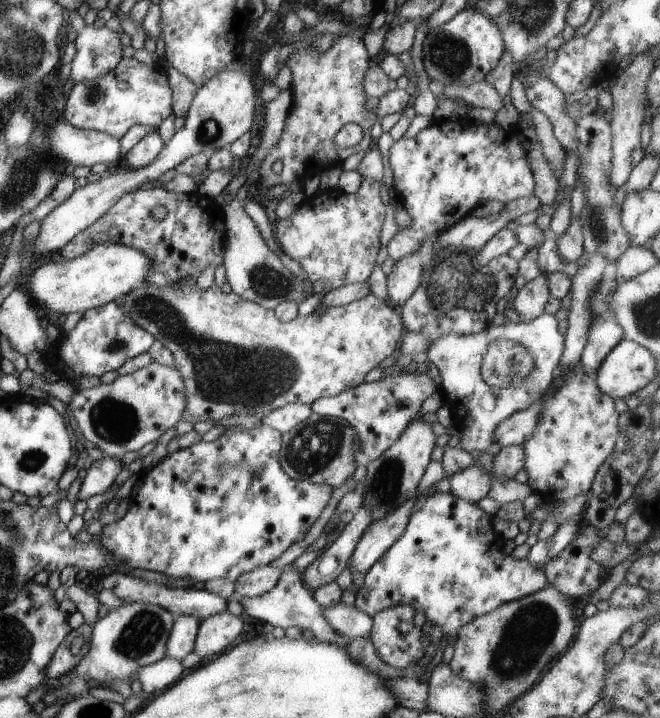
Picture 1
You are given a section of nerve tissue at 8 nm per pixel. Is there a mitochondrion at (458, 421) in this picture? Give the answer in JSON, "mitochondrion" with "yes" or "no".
{"mitochondrion":"no"}

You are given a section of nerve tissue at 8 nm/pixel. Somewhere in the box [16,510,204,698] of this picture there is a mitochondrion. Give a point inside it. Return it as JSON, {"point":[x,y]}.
{"point":[137,639]}

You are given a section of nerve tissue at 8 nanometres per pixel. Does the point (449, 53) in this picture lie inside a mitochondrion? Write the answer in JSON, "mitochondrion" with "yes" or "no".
{"mitochondrion":"yes"}

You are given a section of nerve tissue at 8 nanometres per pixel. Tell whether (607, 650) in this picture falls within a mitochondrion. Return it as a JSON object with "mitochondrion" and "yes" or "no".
{"mitochondrion":"no"}

